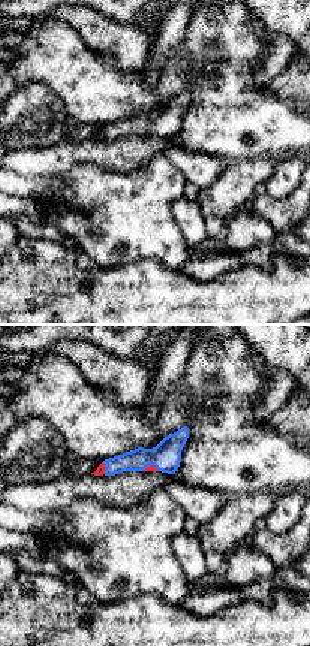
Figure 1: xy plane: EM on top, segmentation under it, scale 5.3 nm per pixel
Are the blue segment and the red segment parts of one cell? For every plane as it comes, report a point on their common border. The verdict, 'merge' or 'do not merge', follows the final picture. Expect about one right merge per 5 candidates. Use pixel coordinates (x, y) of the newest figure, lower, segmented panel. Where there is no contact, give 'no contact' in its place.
contact (150, 464)

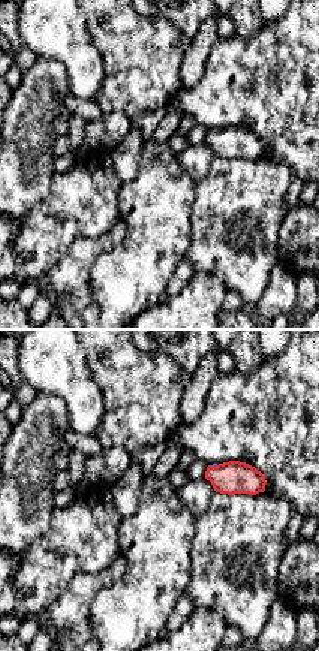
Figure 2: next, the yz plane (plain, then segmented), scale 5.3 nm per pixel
contact (214, 466)

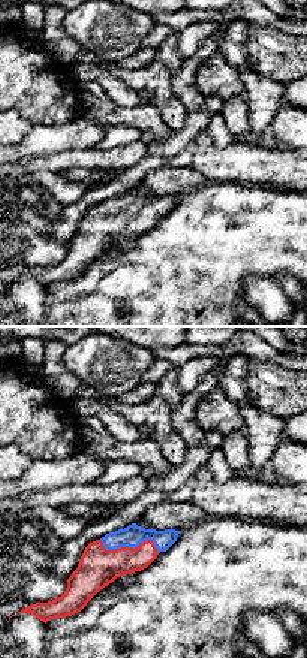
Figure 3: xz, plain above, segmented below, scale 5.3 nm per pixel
contact (129, 546)

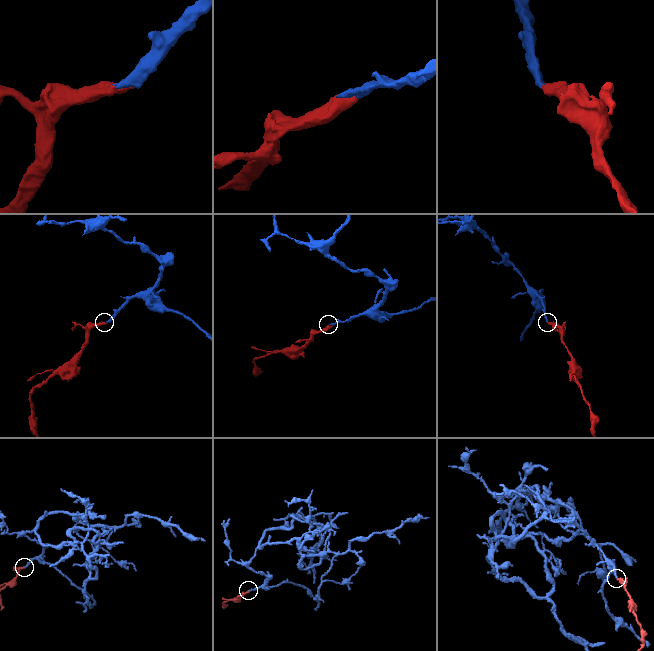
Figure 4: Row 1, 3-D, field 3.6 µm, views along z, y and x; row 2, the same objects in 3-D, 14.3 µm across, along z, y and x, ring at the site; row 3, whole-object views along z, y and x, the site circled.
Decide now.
merge

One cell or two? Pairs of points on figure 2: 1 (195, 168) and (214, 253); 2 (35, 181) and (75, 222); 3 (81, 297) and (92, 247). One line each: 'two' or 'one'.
1: two
2: two
3: one

